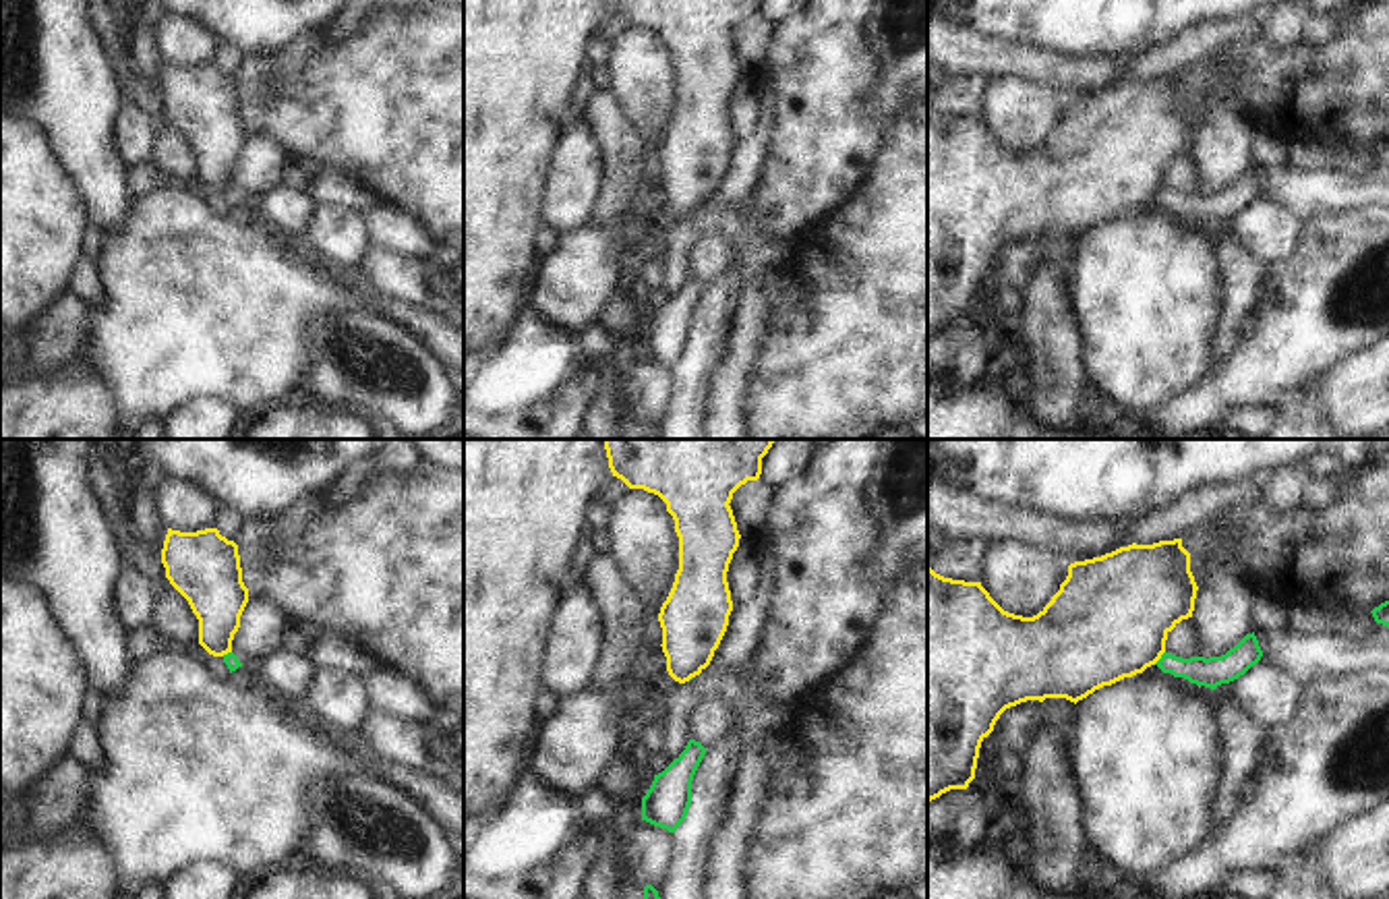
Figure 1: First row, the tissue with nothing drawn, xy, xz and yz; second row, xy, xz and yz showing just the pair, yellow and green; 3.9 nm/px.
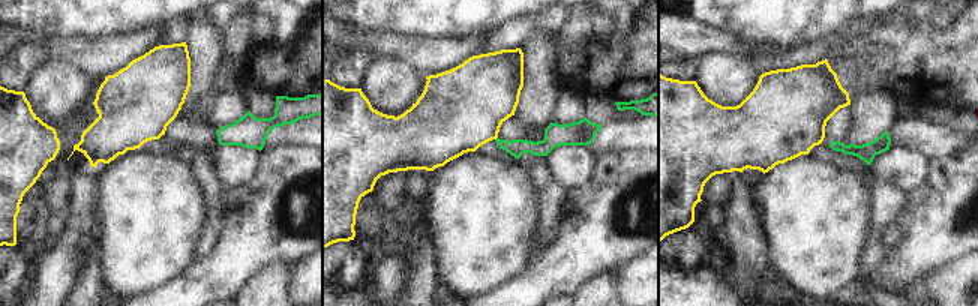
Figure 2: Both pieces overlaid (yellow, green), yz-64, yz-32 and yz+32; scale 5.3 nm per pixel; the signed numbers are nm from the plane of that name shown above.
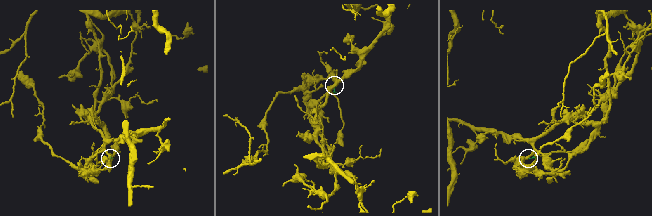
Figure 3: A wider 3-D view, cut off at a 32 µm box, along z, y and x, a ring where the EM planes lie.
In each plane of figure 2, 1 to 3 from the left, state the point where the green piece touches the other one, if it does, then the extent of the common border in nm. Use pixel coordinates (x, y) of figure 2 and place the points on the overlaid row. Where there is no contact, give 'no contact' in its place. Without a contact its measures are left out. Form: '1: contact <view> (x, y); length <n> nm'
1: no contact
2: no contact
3: no contact

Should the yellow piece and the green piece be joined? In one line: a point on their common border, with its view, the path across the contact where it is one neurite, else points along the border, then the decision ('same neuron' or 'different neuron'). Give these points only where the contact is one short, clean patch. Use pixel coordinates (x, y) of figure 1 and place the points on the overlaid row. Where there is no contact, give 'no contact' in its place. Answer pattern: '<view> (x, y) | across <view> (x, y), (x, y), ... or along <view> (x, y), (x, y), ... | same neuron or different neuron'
yz (1160, 657) | along yz (1164, 651), (1154, 663) | different neuron

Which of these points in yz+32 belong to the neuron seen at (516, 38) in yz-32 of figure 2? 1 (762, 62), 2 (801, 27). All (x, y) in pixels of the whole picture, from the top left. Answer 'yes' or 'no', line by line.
1: yes
2: no

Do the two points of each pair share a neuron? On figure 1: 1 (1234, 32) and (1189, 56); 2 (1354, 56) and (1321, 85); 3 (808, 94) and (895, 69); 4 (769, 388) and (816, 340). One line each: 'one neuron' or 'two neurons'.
1: one neuron
2: one neuron
3: two neurons
4: one neuron

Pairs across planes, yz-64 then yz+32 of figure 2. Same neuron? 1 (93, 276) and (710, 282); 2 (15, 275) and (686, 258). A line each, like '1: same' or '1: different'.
1: different
2: same

